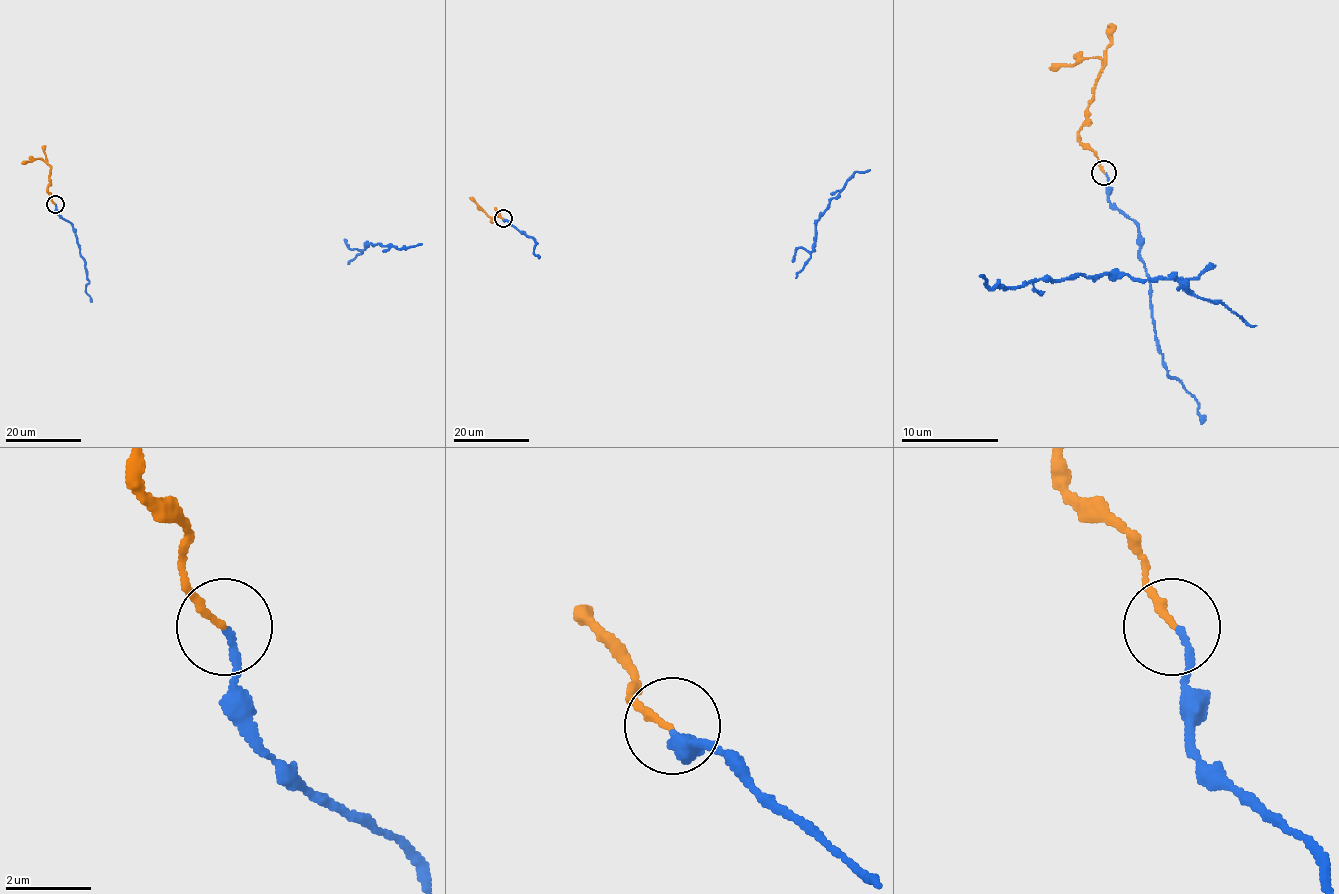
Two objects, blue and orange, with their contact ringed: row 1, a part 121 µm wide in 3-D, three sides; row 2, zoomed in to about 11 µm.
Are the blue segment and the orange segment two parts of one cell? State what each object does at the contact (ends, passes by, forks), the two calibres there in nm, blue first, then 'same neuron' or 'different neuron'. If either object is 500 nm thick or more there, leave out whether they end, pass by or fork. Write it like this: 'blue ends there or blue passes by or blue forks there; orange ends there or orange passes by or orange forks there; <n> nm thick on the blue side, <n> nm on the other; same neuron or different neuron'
blue ends there; orange ends there; 150 nm thick on the blue side, 160 nm on the other; same neuron

